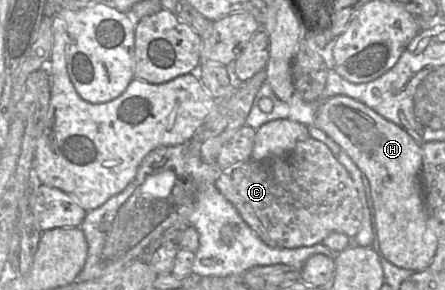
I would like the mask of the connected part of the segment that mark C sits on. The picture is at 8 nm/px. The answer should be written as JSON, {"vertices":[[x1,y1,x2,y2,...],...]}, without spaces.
{"vertices":[[311,137,297,142,285,158,269,162,249,159,223,170,215,185,249,227,271,247,312,246,321,243,332,232,344,233,353,238,363,219,363,206,348,171,324,143]]}

